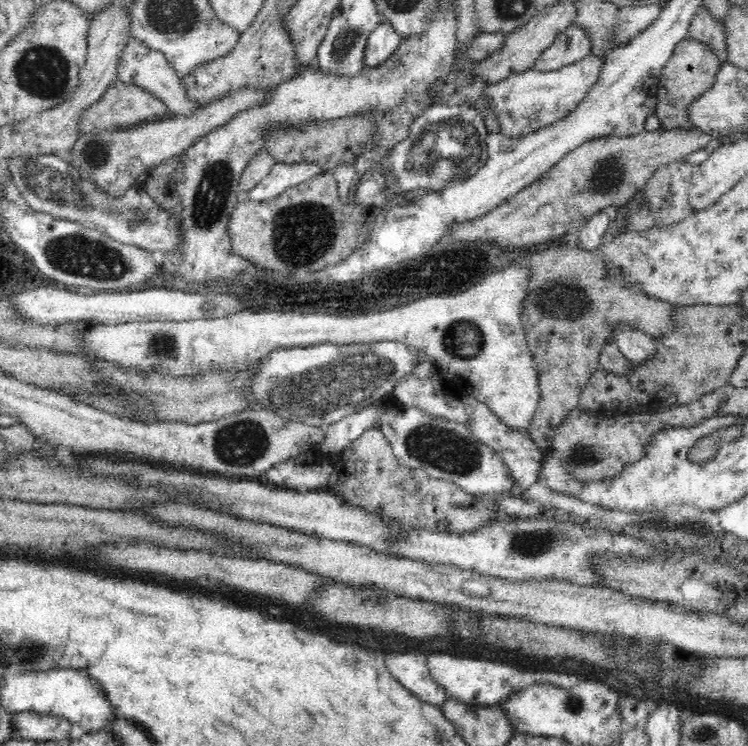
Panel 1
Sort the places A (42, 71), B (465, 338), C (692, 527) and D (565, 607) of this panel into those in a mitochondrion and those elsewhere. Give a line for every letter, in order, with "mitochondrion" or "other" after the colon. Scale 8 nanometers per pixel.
A: mitochondrion
B: mitochondrion
C: other
D: other

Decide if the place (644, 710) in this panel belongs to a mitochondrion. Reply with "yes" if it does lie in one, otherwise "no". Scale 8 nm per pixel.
no

